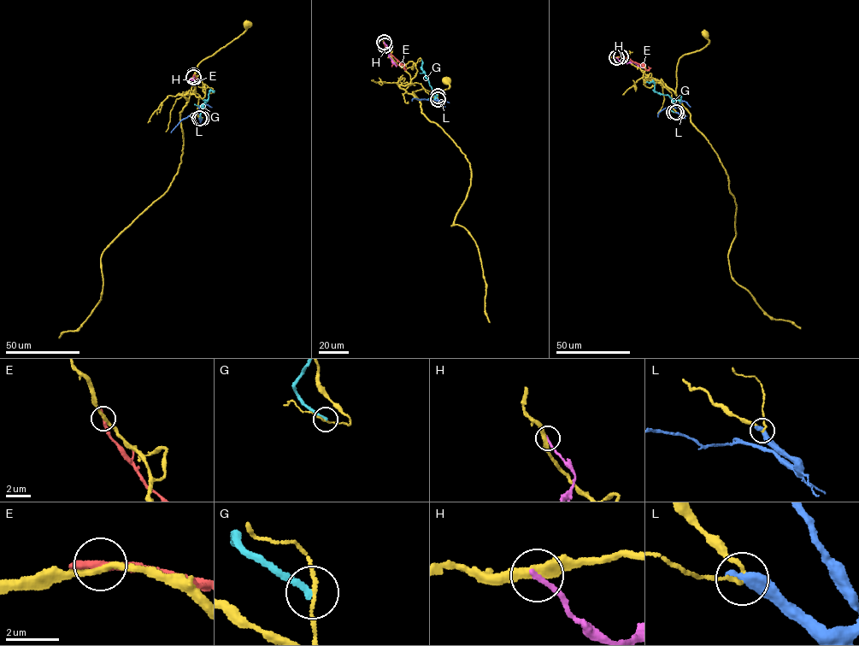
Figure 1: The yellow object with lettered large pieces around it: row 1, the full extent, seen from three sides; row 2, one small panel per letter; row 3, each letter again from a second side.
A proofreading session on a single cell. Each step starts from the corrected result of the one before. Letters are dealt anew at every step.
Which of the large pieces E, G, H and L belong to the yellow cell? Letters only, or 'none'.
none

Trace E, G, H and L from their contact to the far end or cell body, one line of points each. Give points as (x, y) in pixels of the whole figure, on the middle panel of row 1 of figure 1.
E: (385, 45), (400, 63), (391, 67)
G: (438, 95), (432, 92), (421, 70), (421, 60)
H: (384, 42), (389, 57), (397, 66)
L: (438, 99), (442, 104), (426, 99), (414, 98), (412, 101)

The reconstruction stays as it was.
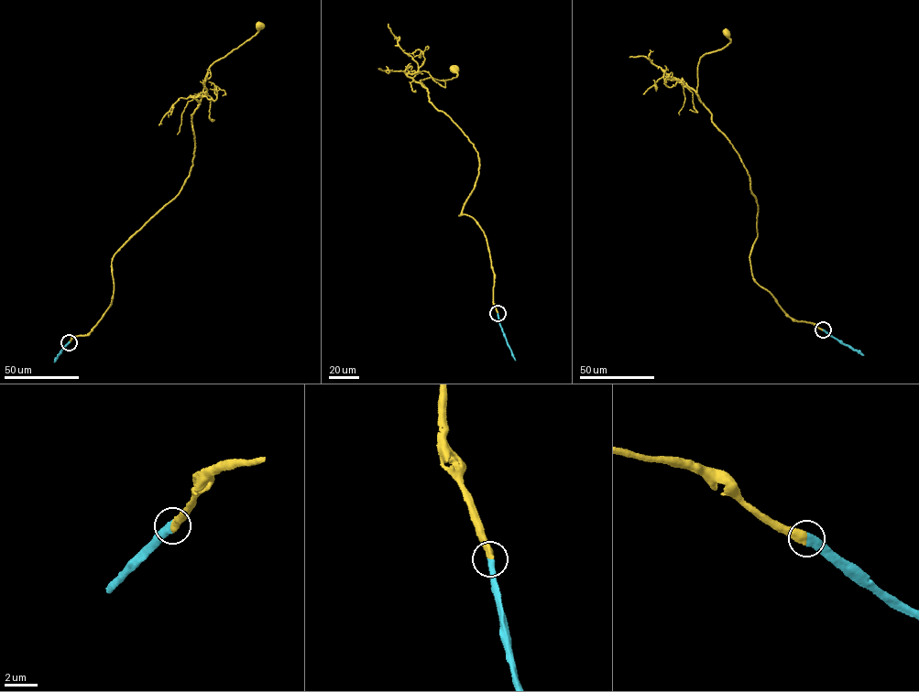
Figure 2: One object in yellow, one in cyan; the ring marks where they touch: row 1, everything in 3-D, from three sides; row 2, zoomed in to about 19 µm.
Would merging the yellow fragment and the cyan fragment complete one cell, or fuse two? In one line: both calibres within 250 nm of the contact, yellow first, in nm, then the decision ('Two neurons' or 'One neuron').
Thickness 500 nm (yellow) against 480 nm. One neuron

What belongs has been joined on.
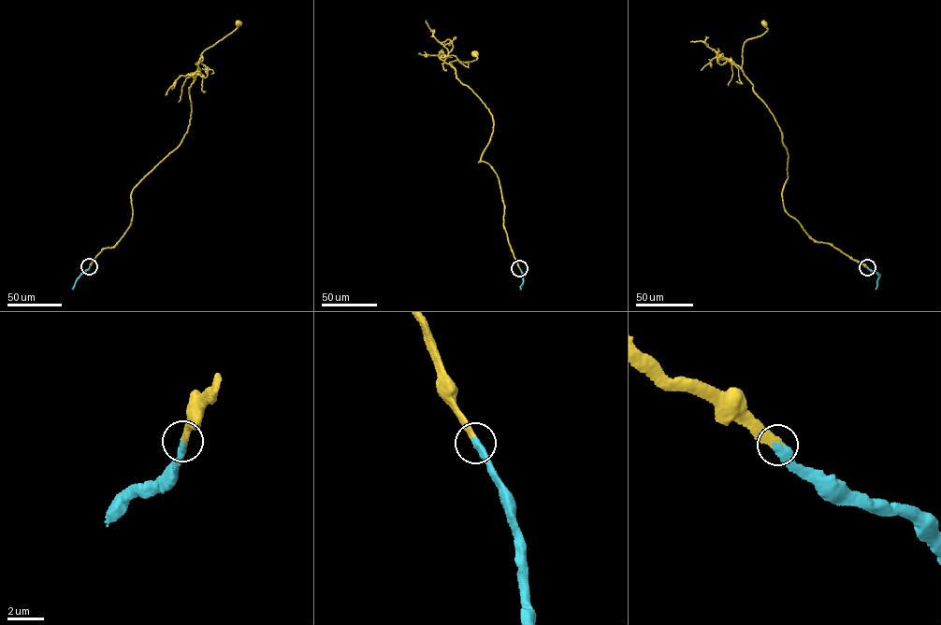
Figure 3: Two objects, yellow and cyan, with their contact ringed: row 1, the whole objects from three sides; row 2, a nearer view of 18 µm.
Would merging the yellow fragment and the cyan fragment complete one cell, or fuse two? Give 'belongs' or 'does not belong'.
belongs

